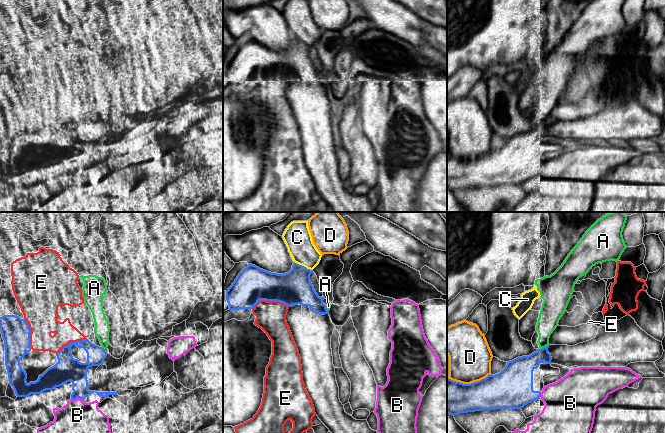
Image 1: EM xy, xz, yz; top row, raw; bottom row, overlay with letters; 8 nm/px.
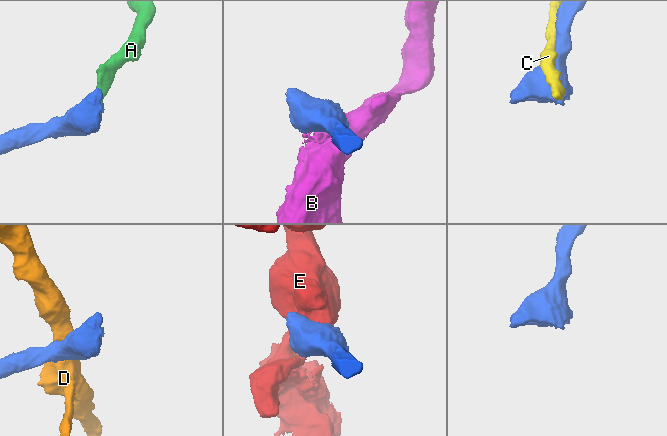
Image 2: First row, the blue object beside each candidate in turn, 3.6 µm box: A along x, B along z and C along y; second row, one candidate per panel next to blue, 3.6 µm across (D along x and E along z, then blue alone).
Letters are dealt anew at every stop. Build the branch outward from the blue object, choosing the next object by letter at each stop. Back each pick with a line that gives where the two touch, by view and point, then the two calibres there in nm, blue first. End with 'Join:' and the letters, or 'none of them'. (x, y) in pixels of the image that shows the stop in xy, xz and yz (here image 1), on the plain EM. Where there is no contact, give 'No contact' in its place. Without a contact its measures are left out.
Join: none of them

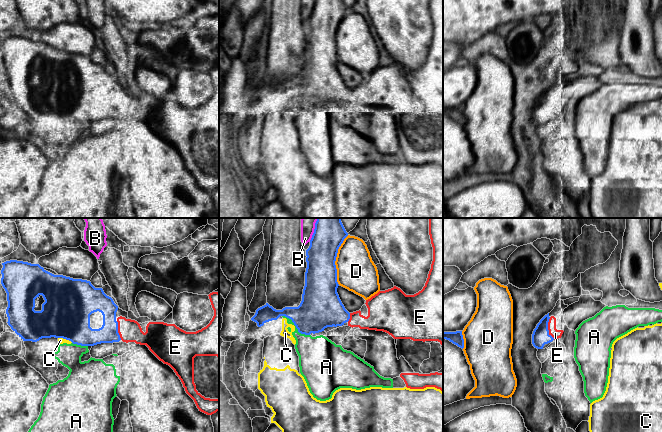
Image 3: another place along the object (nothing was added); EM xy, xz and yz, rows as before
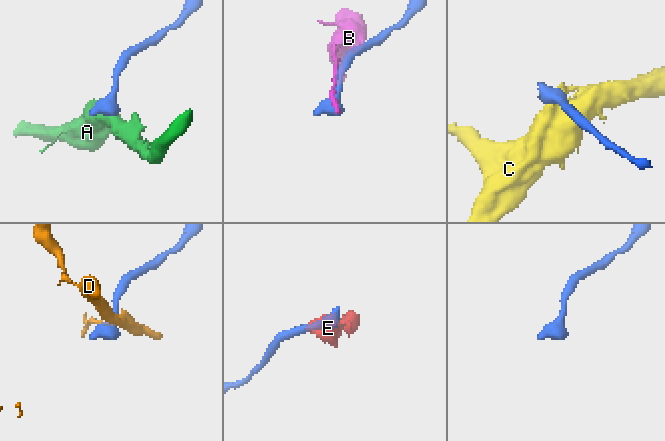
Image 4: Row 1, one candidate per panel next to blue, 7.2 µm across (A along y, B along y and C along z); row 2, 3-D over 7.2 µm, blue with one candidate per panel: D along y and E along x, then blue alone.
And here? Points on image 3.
E: Touches blue at yz (547, 104). Thickness 140 nm (blue) against 70 nm
Join: E

